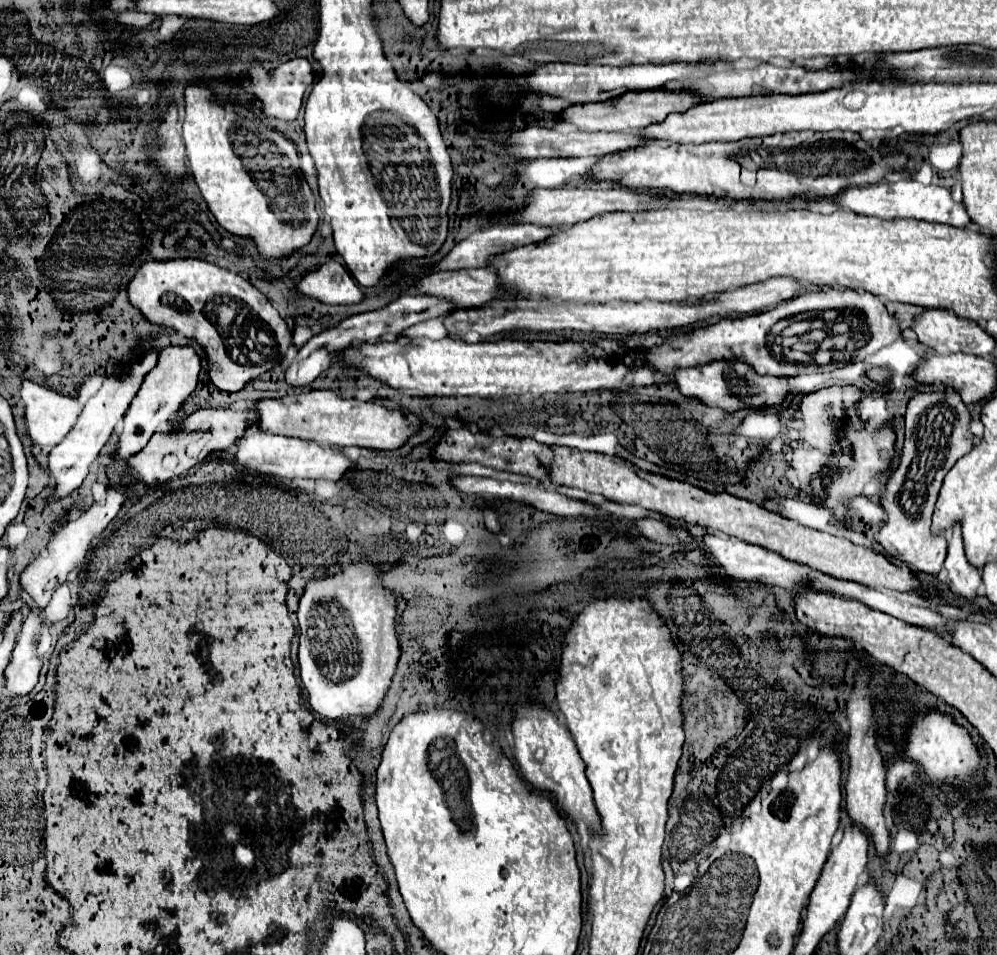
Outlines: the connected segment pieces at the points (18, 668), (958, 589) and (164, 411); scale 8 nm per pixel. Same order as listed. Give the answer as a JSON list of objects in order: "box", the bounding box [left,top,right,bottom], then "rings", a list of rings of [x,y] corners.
[{"box":[5,607,51,697],"rings":[[[33,607],[23,623],[19,641],[13,649],[11,663],[7,667],[7,691],[5,697],[23,697],[27,695],[35,683],[41,669],[41,655],[37,651],[41,631],[45,631],[51,623],[45,617],[45,611],[39,607]]]},{"box":[945,523,981,601],"rings":[[[961,523],[953,525],[949,531],[949,551],[945,559],[947,569],[947,585],[957,597],[965,597],[971,601],[977,595],[977,589],[981,585],[981,571],[977,571],[975,565],[969,563],[963,547],[961,537]]]},{"box":[111,347,201,461],"rings":[[[165,347],[159,353],[157,365],[145,375],[137,395],[133,397],[121,425],[119,425],[119,441],[117,449],[111,455],[113,461],[129,459],[131,453],[137,453],[137,449],[145,447],[145,441],[149,441],[153,431],[165,431],[169,429],[167,421],[169,417],[179,409],[179,405],[185,401],[185,397],[195,389],[197,385],[197,375],[201,369],[201,359],[193,351],[193,347]]]}]

